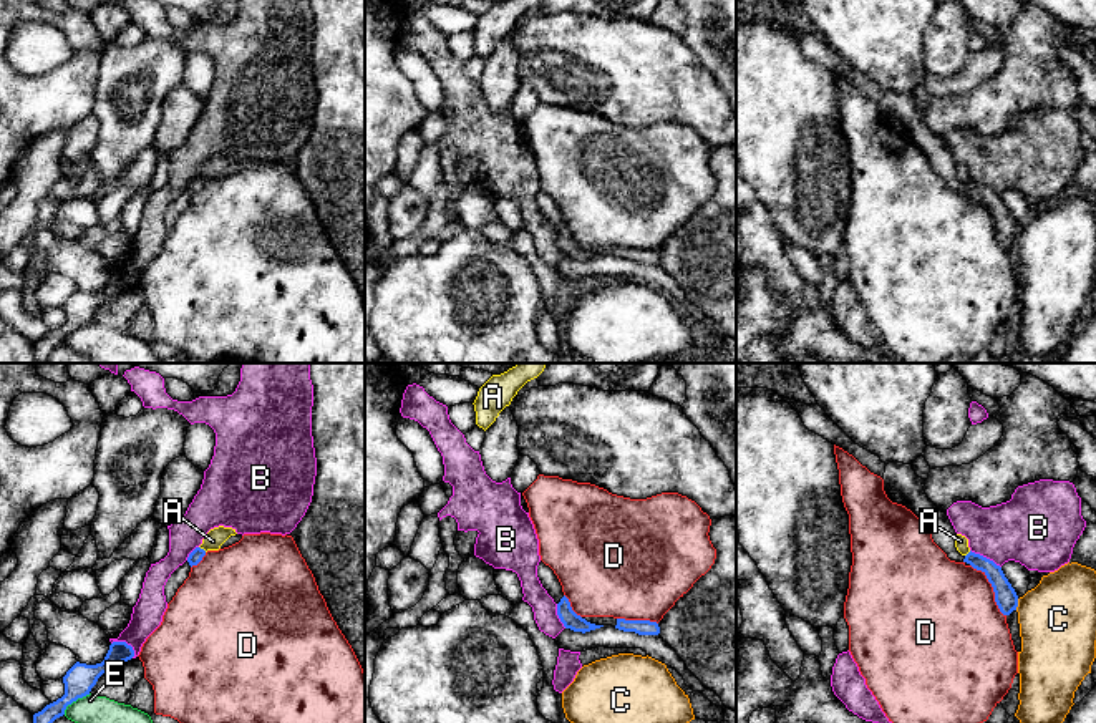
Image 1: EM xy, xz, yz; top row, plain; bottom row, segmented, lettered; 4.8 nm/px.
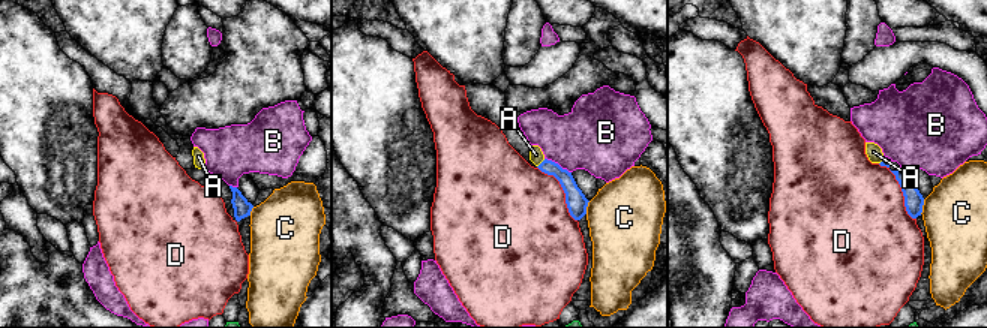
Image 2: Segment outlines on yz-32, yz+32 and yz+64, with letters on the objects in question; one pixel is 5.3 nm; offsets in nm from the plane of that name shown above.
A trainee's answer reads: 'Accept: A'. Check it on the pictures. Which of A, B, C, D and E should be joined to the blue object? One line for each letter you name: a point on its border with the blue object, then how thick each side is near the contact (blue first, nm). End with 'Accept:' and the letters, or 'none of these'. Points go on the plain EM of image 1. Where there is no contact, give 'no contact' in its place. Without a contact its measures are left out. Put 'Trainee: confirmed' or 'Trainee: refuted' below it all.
Accept: none of these
Trainee: refuted

